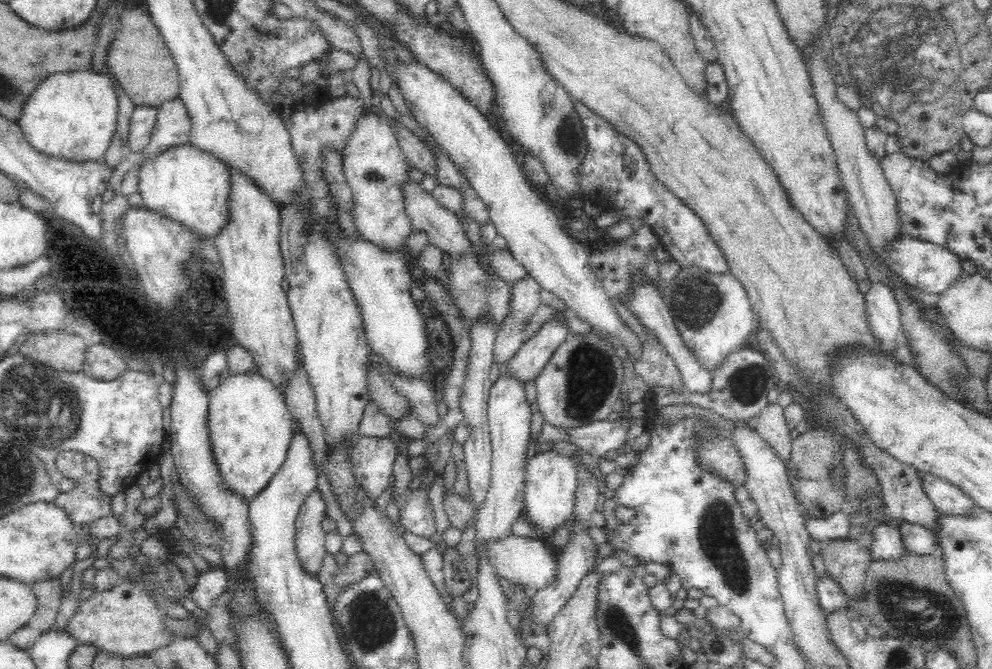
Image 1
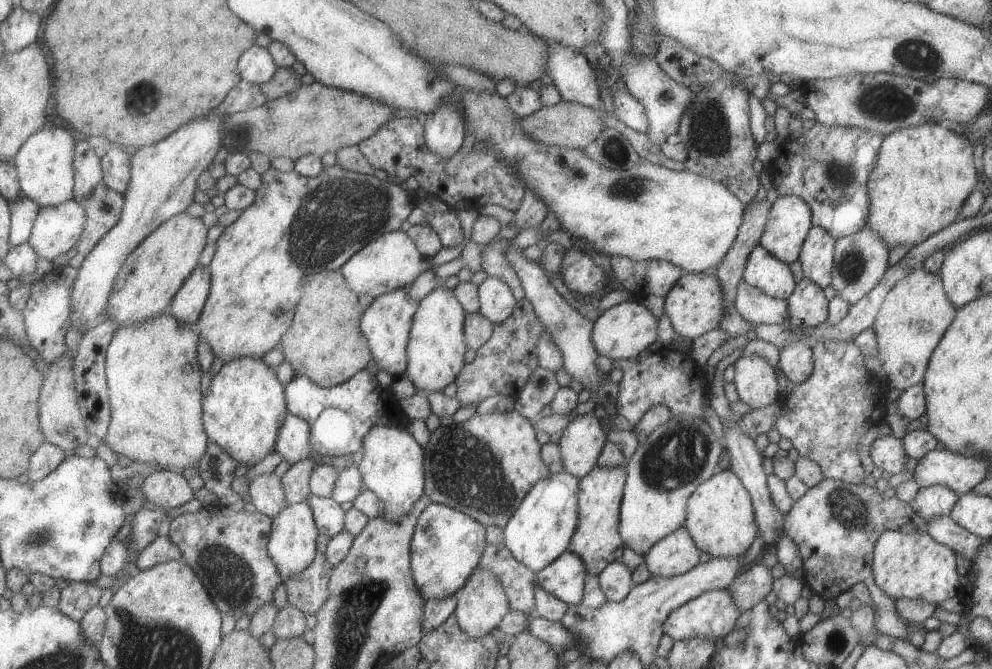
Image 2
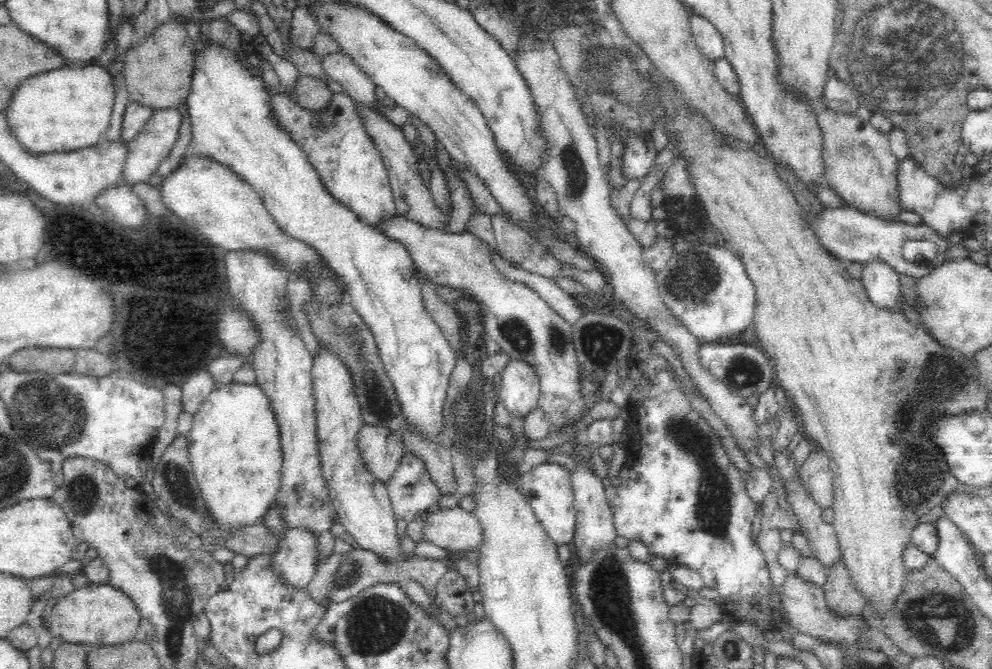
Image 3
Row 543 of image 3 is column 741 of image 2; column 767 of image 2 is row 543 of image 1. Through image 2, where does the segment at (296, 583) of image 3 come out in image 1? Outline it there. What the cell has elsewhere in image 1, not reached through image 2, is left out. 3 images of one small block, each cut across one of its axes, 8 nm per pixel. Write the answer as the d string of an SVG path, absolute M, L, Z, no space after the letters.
M314 490L304 504L295 522L295 551L302 568L316 577L320 572L325 549L325 534L322 520L326 516L326 505L321 494Z

